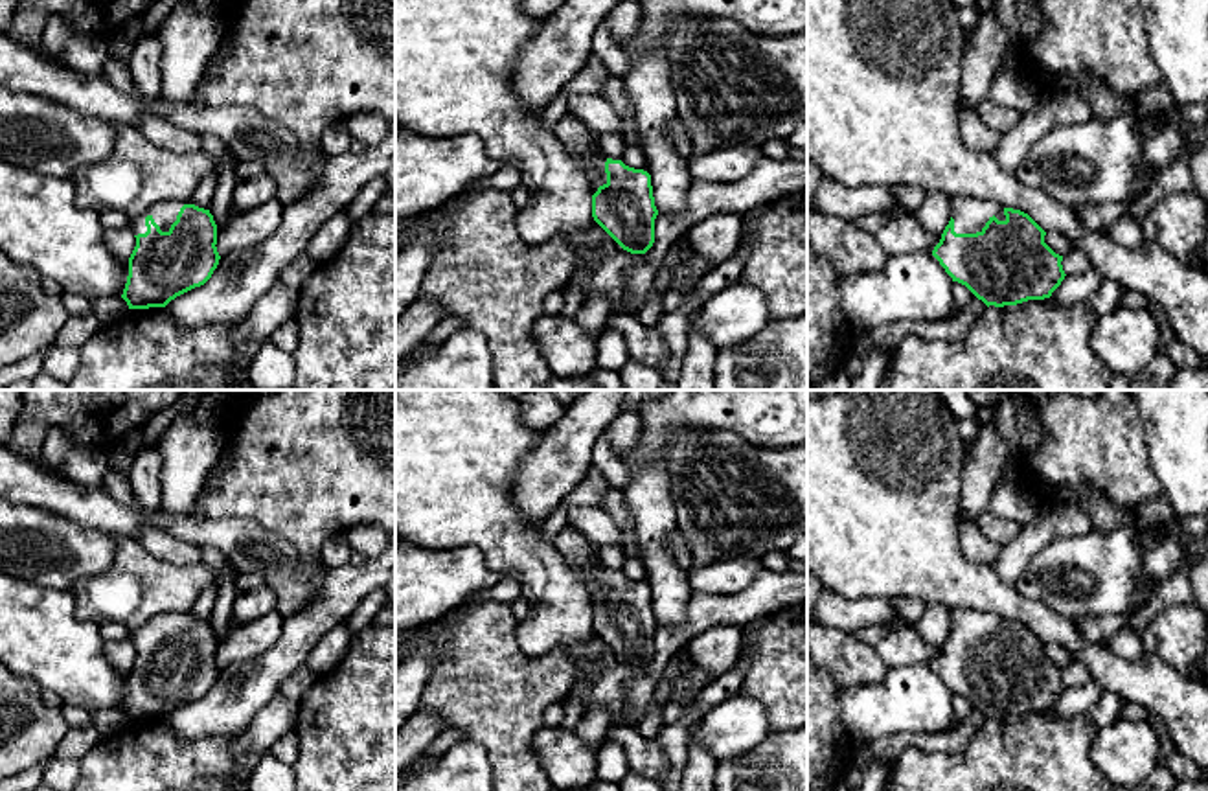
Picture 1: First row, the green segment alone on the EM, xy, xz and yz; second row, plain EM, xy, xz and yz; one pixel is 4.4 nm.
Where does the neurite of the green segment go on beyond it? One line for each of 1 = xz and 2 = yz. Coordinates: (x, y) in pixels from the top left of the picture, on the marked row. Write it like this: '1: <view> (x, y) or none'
1: xz (581, 144)
2: yz (969, 214)

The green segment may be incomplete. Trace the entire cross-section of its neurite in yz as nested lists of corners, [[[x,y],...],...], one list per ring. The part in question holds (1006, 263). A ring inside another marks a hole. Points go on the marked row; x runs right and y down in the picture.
[[[951,197],[951,204],[952,217],[932,256],[952,281],[965,285],[987,307],[1044,300],[1061,285],[1066,276],[1063,256],[1044,243],[1046,232],[1028,213],[973,197]]]

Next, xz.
[[[563,112],[555,134],[581,166],[592,167],[592,217],[627,252],[645,254],[655,243],[655,206],[647,167],[607,158],[596,134]]]

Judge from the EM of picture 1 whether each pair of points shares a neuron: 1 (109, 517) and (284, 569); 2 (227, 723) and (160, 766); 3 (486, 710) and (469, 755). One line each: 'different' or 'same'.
1: same
2: different
3: different

